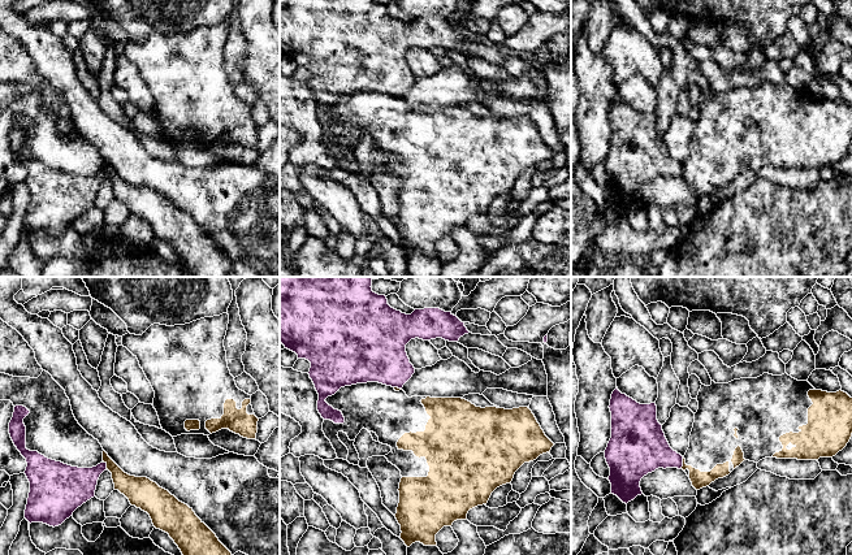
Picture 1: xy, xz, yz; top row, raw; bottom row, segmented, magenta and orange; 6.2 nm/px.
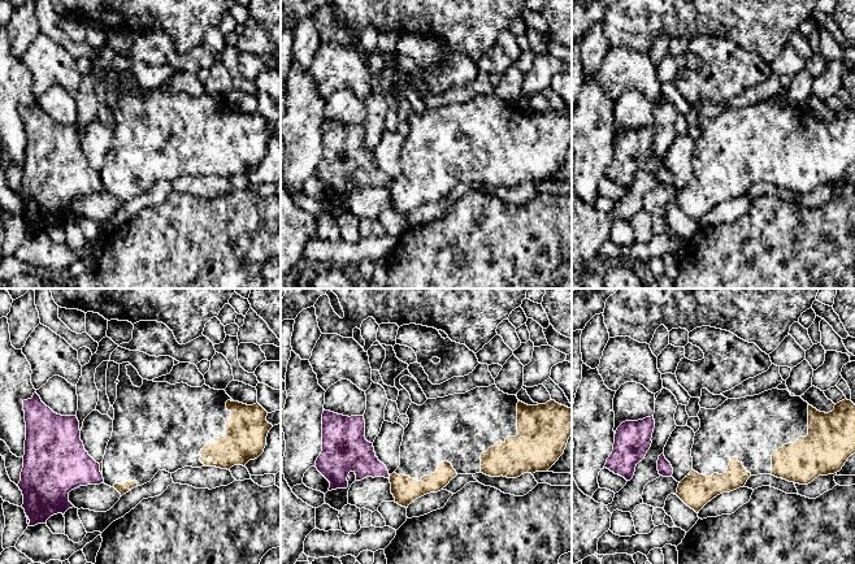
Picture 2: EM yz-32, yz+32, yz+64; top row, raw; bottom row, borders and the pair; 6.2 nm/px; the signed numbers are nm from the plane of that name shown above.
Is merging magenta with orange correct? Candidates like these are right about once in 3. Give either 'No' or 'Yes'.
No

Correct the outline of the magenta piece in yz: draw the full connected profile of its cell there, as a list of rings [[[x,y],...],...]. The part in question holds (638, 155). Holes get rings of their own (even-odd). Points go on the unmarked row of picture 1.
[[[618,96],[610,108],[611,147],[605,159],[610,177],[611,203],[623,212],[641,204],[640,190],[658,177],[683,175],[683,165],[674,160],[657,129],[656,112],[640,113]]]

